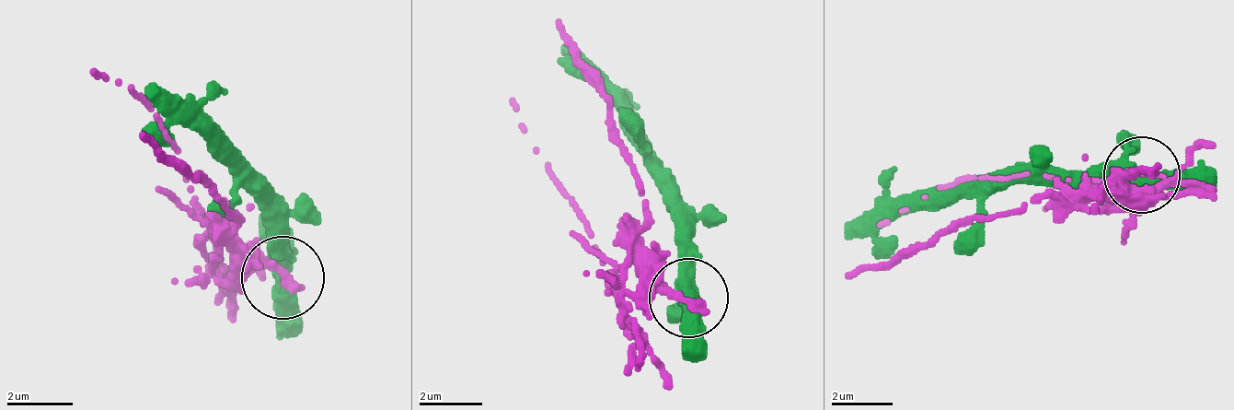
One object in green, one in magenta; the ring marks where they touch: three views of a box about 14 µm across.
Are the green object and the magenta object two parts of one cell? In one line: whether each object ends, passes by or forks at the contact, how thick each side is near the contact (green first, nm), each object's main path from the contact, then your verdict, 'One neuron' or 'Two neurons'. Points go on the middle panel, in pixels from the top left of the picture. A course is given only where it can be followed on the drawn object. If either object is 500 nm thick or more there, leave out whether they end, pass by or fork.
At the ring green forks. At the ring magenta ends. Thickness 360 nm (green) against 400 nm. Course of green: (690, 298), (674, 178), (628, 99), (565, 55). Course of magenta: (690, 302), (628, 254), (605, 276), (573, 197), (534, 151), (510, 99). Two neurons

